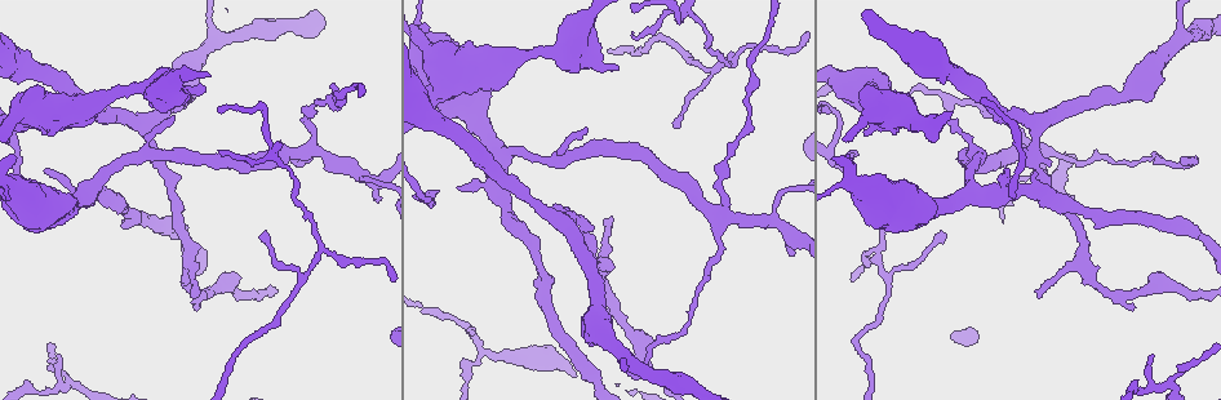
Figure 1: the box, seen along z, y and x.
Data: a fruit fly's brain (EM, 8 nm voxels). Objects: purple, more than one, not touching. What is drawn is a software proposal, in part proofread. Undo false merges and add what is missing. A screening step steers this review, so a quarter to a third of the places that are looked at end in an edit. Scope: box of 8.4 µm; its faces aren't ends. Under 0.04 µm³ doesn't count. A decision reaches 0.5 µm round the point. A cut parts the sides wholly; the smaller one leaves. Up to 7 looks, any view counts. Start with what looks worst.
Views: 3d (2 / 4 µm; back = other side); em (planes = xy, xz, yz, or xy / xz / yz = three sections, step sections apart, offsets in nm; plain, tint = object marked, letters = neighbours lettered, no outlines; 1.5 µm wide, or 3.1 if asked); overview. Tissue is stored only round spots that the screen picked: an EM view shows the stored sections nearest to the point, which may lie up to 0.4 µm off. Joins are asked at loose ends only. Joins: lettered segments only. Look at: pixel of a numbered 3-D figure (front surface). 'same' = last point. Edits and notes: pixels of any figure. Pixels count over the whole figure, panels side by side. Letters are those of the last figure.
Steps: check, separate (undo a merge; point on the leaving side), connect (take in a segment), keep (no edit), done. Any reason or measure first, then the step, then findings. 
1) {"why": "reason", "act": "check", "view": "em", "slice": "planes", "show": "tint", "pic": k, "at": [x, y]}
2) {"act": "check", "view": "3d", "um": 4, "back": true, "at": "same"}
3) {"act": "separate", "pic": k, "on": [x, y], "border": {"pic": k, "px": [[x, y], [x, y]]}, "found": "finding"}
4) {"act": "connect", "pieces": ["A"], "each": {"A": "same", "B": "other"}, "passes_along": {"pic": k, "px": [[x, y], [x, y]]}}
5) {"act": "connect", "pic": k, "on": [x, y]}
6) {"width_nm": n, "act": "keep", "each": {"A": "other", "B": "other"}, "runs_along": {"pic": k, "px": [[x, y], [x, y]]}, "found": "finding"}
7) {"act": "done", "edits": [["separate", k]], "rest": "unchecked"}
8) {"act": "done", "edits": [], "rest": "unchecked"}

{"why": "thin end", "act": "check", "view": "3d", "um": 4, "pic": 1, "at": [470, 333]}

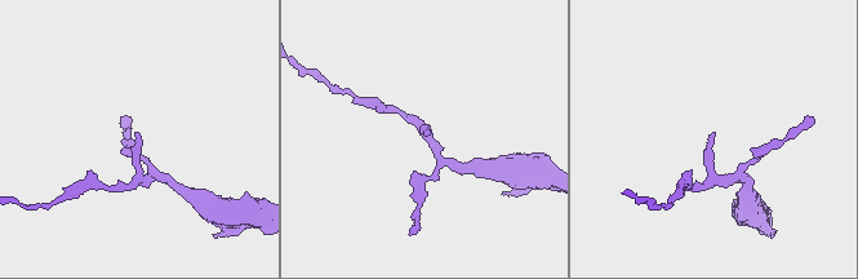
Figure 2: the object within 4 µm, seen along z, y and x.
{"act": "check", "view": "em", "slice": "xz", "step": 8, "show": "letters", "pic": 2, "at": [138, 132]}

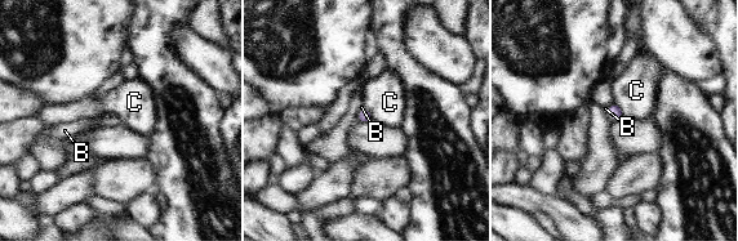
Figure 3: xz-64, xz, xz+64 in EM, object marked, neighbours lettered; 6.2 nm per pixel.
{"act": "check", "view": "em", "slice": "planes", "show": "letters", "at": "same"}

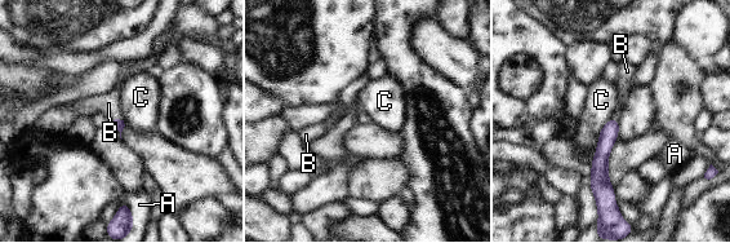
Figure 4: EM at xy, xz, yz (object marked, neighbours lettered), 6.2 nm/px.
{"act": "connect", "pieces": ["B"], "each": {"A": "other", "B": "same", "C": "other"}, "passes_along": {"pic": 4, "px": [[118, 124], [114, 127], [108, 104]]}, "found": "the neuron continues"}

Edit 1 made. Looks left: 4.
{"why": "redraw", "act": "check", "view": "overview"}

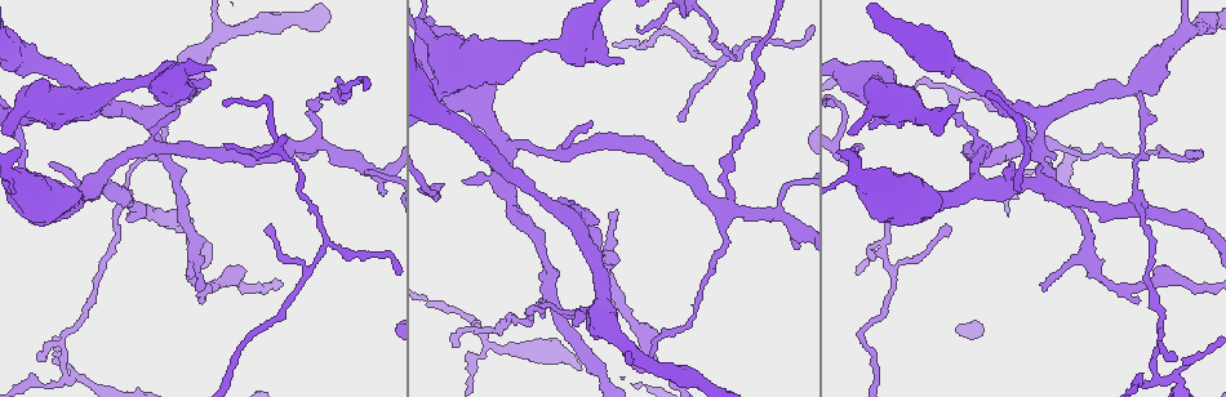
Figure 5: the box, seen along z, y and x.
{"why": "tapers out", "act": "check", "view": "3d", "um": 4, "pic": 5, "at": [612, 212]}

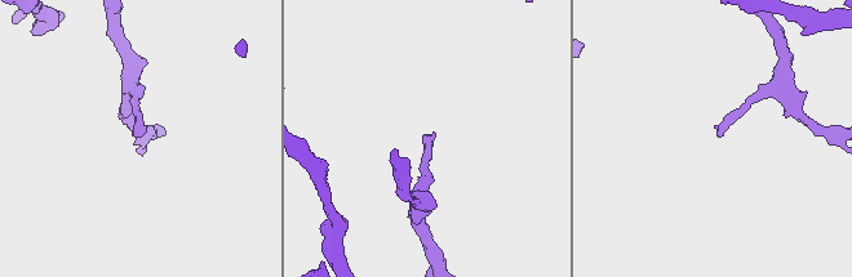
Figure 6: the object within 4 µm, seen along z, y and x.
{"act": "check", "view": "em", "slice": "planes", "show": "letters", "pic": 6, "at": [138, 134]}

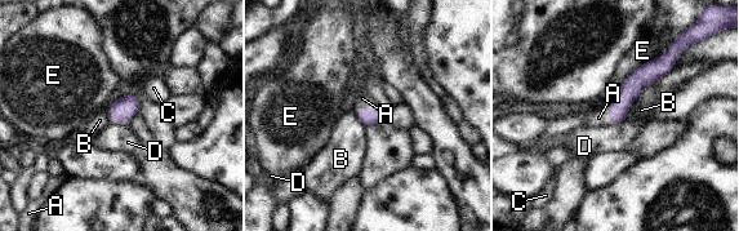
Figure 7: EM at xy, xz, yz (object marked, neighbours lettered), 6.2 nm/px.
{"longest_contact_nm": ["B", 440], "act": "connect", "pieces": ["A"], "each": {"A": "same", "B": "other", "C": "other", "D": "other", "E": "other"}, "passes_along": {"pic": 7, "px": [[366, 116], [365, 109], [363, 98]]}, "found": "the neuron continues"}

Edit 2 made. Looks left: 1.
{"act": "done", "edits": [["connect", 4], ["connect", 7]], "rest": "unchecked"}

